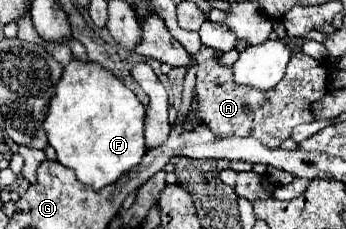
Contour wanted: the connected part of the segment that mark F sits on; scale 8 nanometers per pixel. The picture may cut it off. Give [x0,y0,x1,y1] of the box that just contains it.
[43,60,145,190]

